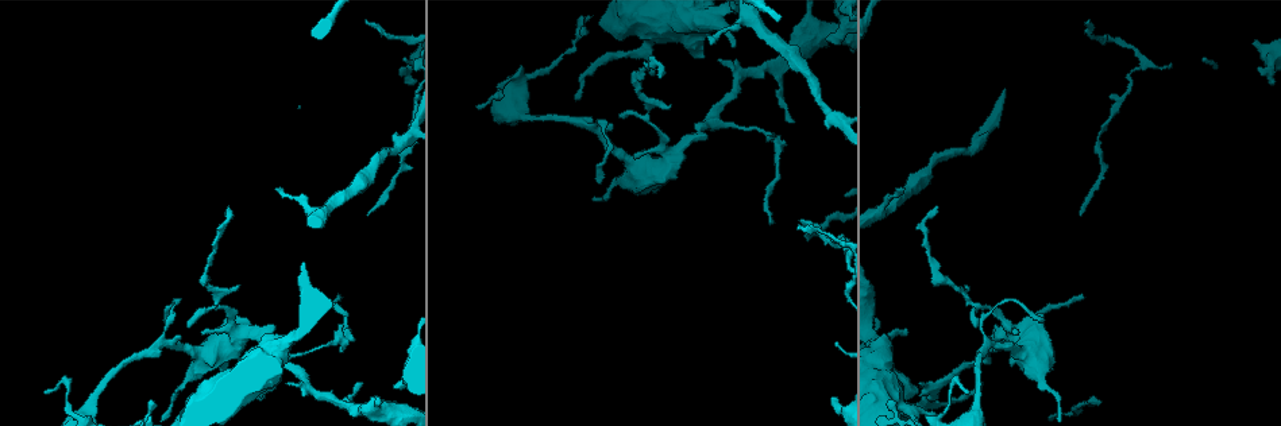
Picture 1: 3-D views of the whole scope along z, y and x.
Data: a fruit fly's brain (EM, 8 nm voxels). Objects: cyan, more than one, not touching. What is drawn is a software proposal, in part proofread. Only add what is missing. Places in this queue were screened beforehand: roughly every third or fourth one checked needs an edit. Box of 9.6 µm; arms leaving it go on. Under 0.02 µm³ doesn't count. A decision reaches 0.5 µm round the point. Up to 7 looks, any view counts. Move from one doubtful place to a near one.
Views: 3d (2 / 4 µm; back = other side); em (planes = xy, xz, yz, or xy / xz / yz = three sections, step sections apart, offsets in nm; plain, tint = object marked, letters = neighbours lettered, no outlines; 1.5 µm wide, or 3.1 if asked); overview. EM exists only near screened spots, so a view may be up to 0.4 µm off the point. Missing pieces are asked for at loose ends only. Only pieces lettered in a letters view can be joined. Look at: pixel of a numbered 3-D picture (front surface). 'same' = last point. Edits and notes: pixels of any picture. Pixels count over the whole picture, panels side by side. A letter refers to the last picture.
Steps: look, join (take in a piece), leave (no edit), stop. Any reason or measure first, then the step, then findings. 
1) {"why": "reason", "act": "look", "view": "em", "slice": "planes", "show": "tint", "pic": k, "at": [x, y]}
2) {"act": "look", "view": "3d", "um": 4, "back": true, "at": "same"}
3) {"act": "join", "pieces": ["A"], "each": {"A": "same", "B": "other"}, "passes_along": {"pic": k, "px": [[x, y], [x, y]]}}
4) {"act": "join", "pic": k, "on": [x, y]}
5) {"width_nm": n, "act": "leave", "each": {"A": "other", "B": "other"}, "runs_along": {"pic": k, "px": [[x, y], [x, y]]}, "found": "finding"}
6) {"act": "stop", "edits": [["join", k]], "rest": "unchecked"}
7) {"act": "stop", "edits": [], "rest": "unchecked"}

{"why": "long arm stops here", "act": "look", "view": "em", "slice": "planes", "show": "plain", "pic": 1, "at": [773, 223]}

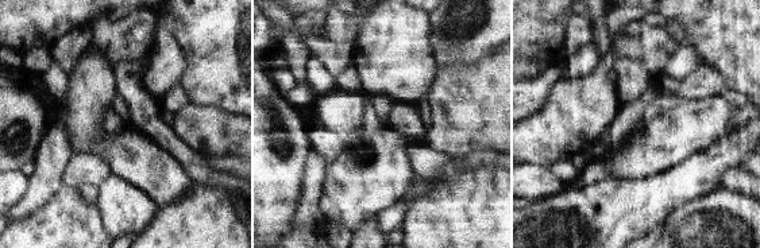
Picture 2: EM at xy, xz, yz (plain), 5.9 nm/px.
{"why": "see the neighbours", "act": "look", "view": "em", "slice": "planes", "show": "letters", "at": "same"}

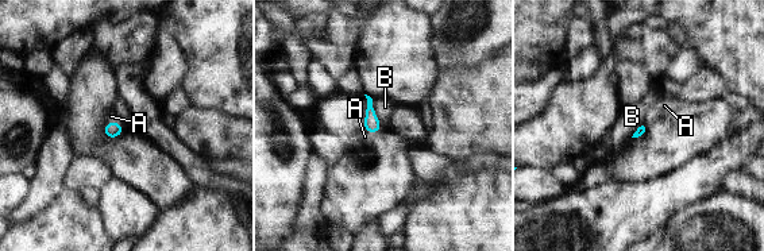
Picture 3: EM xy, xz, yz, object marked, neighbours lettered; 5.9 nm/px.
{"act": "join", "pieces": ["A"], "each": {"A": "same", "B": "other"}, "passes_along": {"pic": 3, "px": [[112, 130], [114, 122], [111, 116]]}, "found": "it goes on there"}

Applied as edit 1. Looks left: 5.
{"why": "branch stops here", "act": "look", "view": "3d", "um": 2, "pic": 1, "at": [903, 190]}

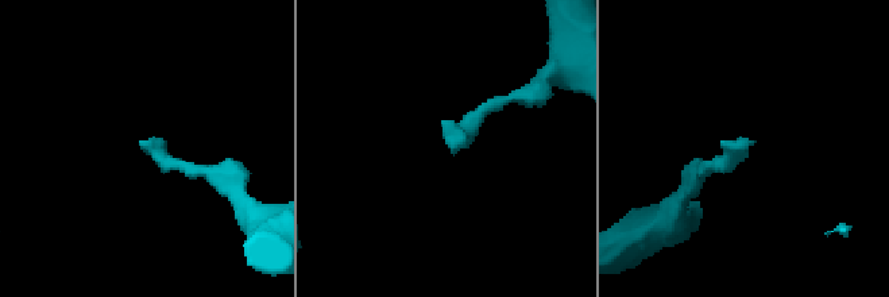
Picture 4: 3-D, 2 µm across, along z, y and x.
{"why": "need the tissue", "act": "look", "view": "em", "slice": "planes", "show": "letters", "pic": 4, "at": [451, 147]}

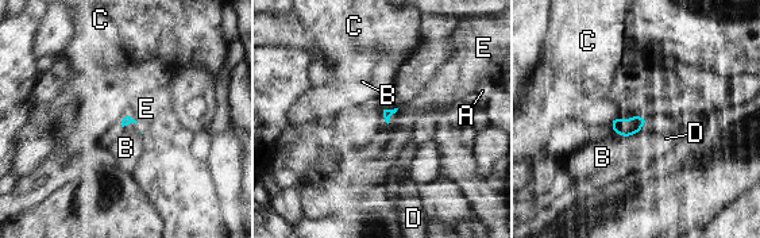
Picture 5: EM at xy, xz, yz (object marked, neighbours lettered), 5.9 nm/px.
{"longest_contact_nm": ["B", 220], "act": "leave", "each": {"A": "other", "B": "other", "C": "other", "D": "other", "E": "other"}, "border": {"pic": 5, "px": [[647, 122], [633, 134], [613, 131]]}, "found": "no lettered piece goes on from it"}

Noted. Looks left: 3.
{"why": "tapers out", "act": "look", "view": "em", "slice": "xz", "step": 8, "show": "letters", "pic": 1, "at": [967, 394]}

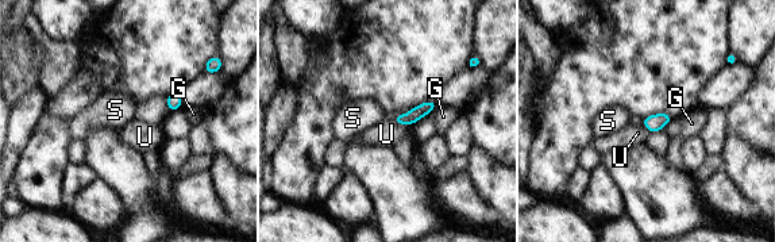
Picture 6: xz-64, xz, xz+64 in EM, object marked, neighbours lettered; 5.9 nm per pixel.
{"act": "leave", "each": {"G": "other", "S": "other", "U": "other"}, "found": "no lettered piece goes on from it"}

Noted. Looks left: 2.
{"act": "stop", "edits": [["join", 3]], "rest": "unchecked"}

